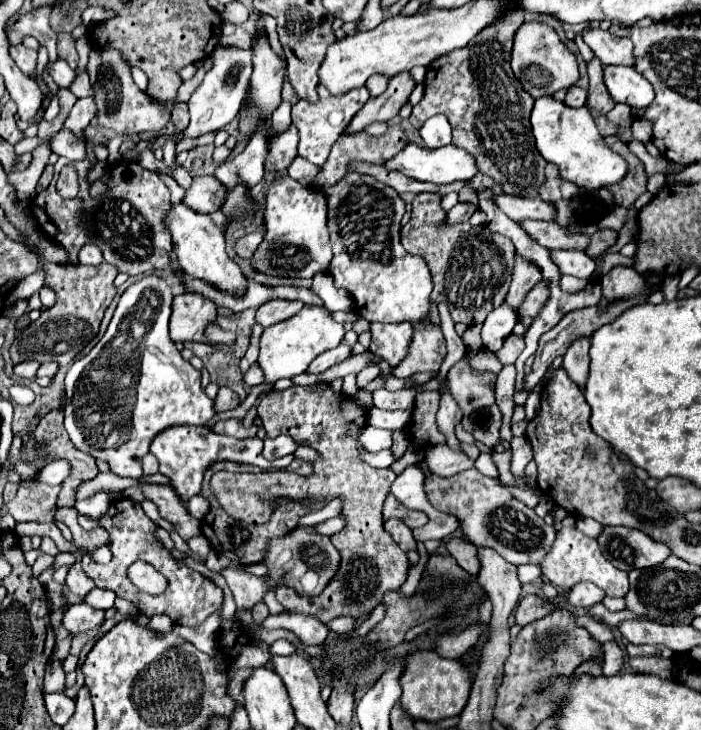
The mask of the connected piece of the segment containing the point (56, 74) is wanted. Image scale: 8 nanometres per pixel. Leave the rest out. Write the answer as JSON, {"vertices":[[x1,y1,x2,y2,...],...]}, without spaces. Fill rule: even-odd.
{"vertices":[[58,59,56,63,50,65,50,75,58,83,58,87,64,87,64,89,68,89,76,79,76,71,72,71,64,59]]}

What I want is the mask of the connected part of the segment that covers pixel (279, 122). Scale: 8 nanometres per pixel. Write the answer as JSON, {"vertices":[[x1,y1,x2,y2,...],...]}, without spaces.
{"vertices":[[282,101,276,107,276,111,272,113,272,127,276,131,284,131,290,123,292,123,292,119,290,119,290,105,286,105,286,101]]}

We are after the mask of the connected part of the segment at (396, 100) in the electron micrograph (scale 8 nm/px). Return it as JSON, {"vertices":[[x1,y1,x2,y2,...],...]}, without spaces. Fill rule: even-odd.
{"vertices":[[408,71,394,75,390,79,388,89,380,97,370,99,356,113,356,119,352,119,352,125,348,125,346,133,360,133,360,131,364,131,366,125,370,125,374,121,390,121,392,117,396,117,398,111,402,109,402,105,408,103,408,97,414,91,414,87,416,87,416,83]]}

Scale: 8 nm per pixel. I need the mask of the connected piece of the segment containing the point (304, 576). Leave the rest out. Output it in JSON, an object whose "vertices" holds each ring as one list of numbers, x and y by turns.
{"vertices":[[306,527,294,529,286,537,272,539,264,563,272,563,270,577,280,581,282,585,294,587,300,595,320,595,320,591,324,591,324,587,332,581,340,567,340,553,330,543,330,537,316,535,310,527]]}

